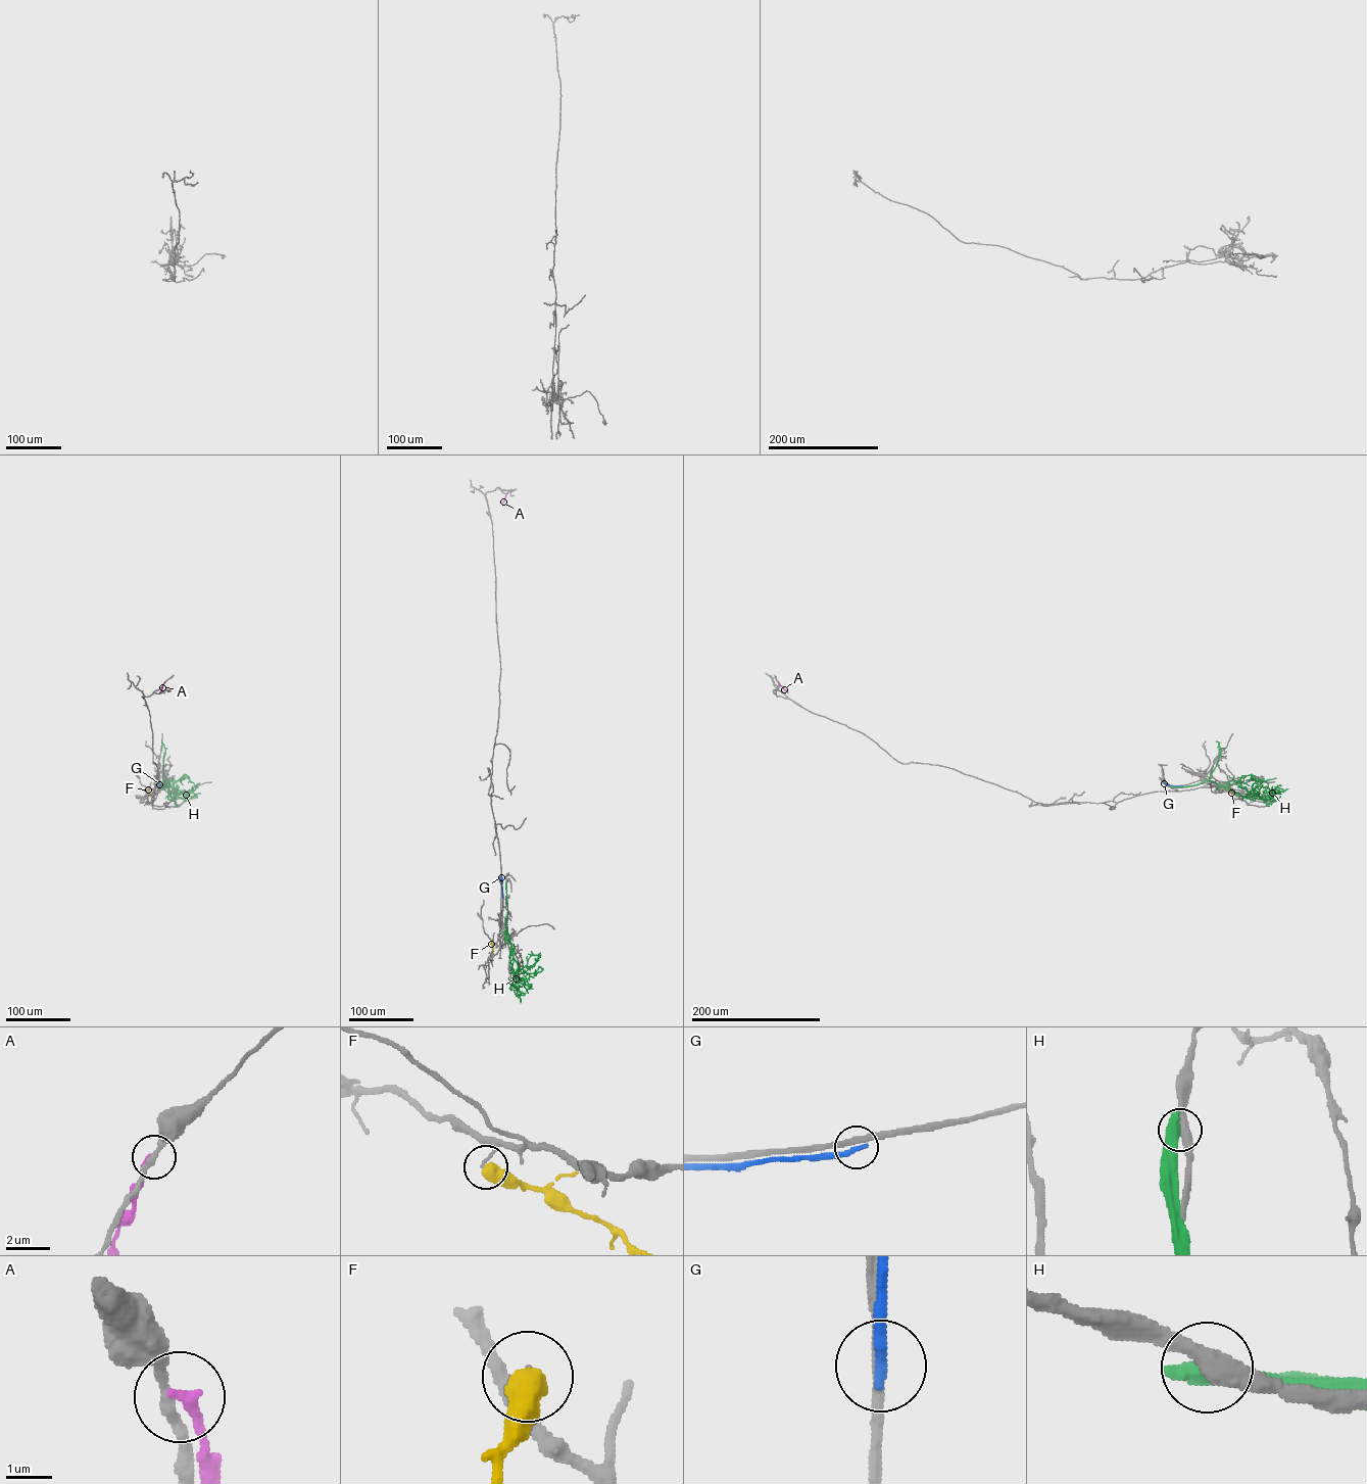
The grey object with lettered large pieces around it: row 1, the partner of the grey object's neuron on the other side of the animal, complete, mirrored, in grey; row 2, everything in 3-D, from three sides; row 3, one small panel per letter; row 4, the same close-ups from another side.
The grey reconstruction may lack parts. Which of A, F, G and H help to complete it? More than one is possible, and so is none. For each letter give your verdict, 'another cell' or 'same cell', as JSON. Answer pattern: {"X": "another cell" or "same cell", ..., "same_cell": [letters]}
{"A": "another cell", "F": "another cell", "G": "another cell", "H": "another cell", "same_cell": []}

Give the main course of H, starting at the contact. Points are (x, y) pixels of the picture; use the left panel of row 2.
H: (162, 786), (162, 779), (168, 795), (173, 797), (175, 787), (168, 787), (173, 794), (178, 792), (168, 786)

